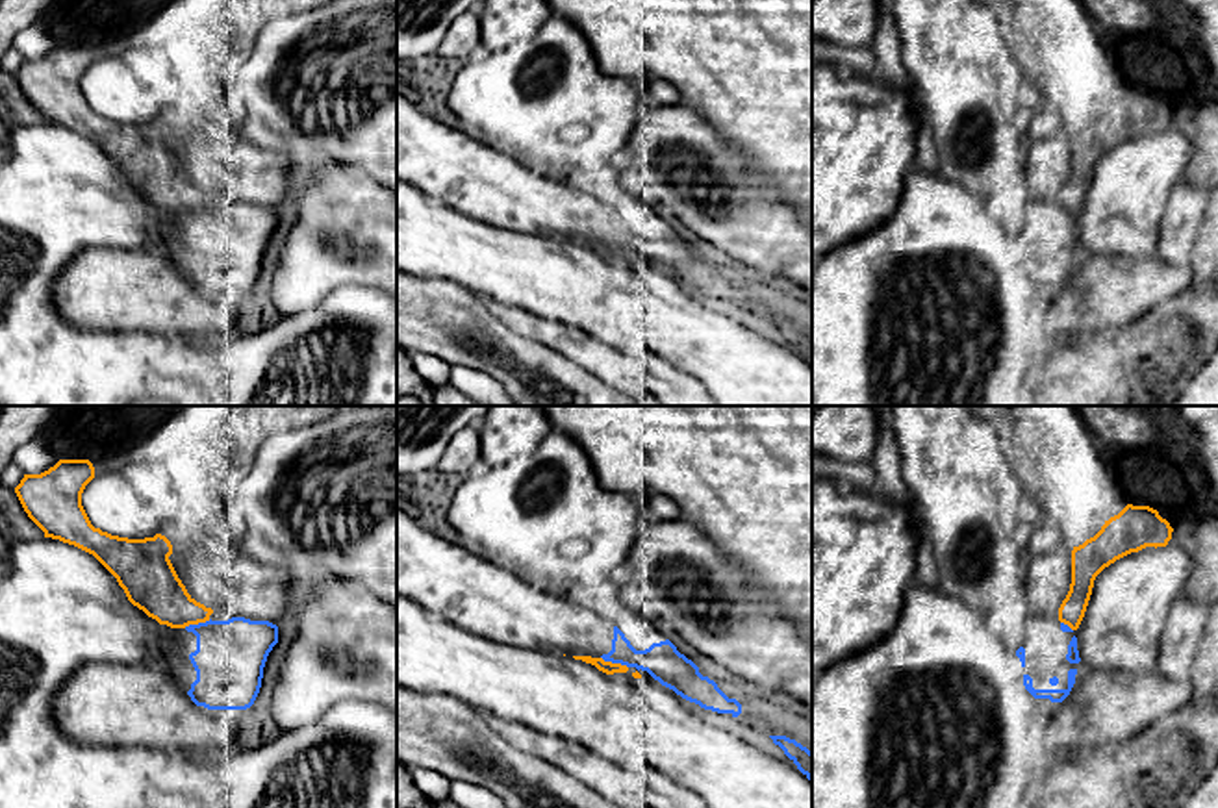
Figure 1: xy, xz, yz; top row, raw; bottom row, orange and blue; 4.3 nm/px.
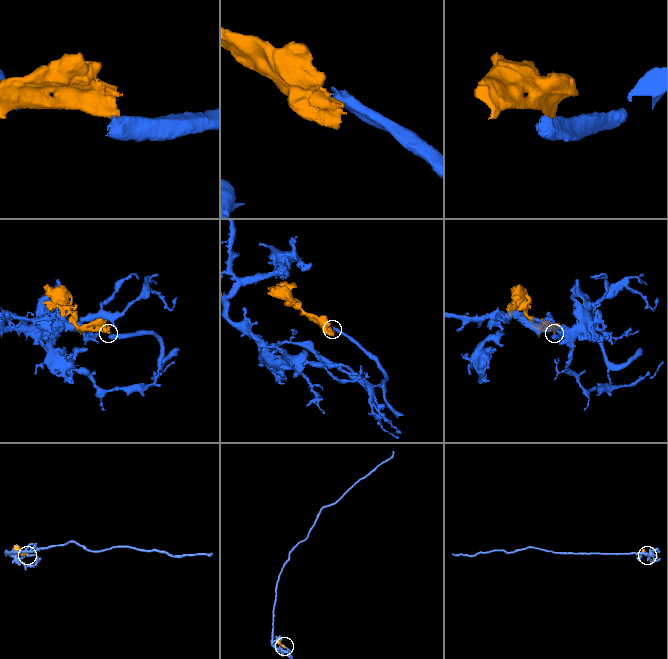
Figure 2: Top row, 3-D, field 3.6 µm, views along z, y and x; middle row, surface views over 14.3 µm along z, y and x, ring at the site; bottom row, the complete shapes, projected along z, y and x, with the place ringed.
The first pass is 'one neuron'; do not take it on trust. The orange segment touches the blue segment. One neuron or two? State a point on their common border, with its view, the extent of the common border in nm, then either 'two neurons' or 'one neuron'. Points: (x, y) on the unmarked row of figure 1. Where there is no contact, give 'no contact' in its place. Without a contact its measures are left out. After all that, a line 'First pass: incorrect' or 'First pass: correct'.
meets orange in xz at (614, 249); contact 130 nm long; two neurons
First pass: incorrect

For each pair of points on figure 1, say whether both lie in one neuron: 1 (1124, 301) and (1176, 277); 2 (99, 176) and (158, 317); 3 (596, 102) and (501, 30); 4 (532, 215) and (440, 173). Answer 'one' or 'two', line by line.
1: one
2: two
3: two
4: one

